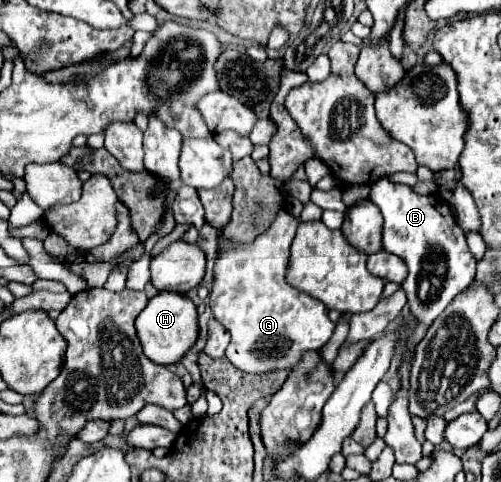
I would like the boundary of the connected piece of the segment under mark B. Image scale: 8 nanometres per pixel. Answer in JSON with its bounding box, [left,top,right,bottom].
[370,178,476,350]

